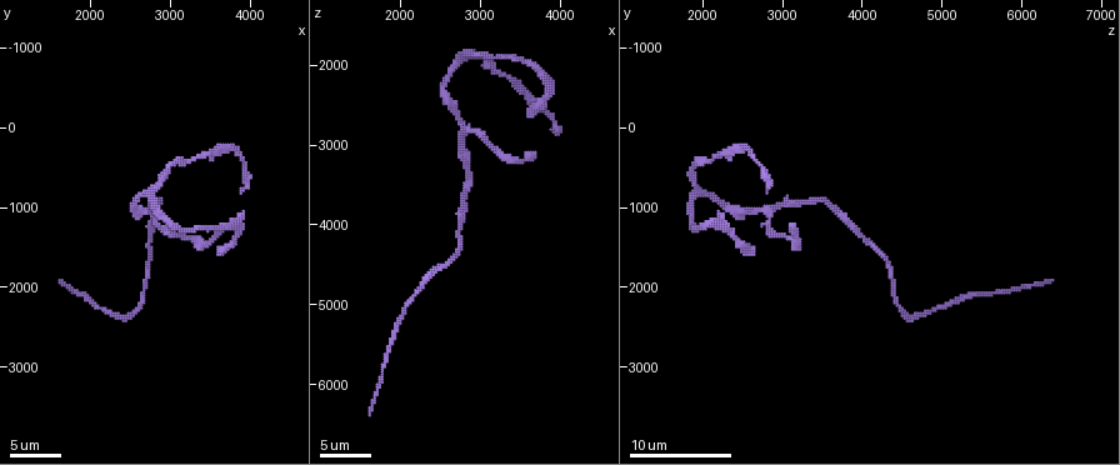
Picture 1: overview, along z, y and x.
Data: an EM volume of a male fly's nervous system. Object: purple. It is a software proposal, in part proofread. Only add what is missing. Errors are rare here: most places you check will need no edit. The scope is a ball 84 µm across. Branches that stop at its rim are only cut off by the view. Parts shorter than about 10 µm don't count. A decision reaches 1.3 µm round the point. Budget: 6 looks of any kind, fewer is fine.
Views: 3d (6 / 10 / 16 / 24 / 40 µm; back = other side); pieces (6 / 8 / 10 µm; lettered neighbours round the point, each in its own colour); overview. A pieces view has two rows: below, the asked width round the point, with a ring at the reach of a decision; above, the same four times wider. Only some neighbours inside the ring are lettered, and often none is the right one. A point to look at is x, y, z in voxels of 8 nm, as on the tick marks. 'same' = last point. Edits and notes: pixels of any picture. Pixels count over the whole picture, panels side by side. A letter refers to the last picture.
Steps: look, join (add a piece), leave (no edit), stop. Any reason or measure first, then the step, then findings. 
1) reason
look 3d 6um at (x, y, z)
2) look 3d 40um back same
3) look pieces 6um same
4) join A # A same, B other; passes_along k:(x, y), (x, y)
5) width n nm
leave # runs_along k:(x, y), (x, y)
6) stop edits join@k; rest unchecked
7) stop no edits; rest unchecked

long arm stops here
look pieces 10um at (3600, 1550, 2600)

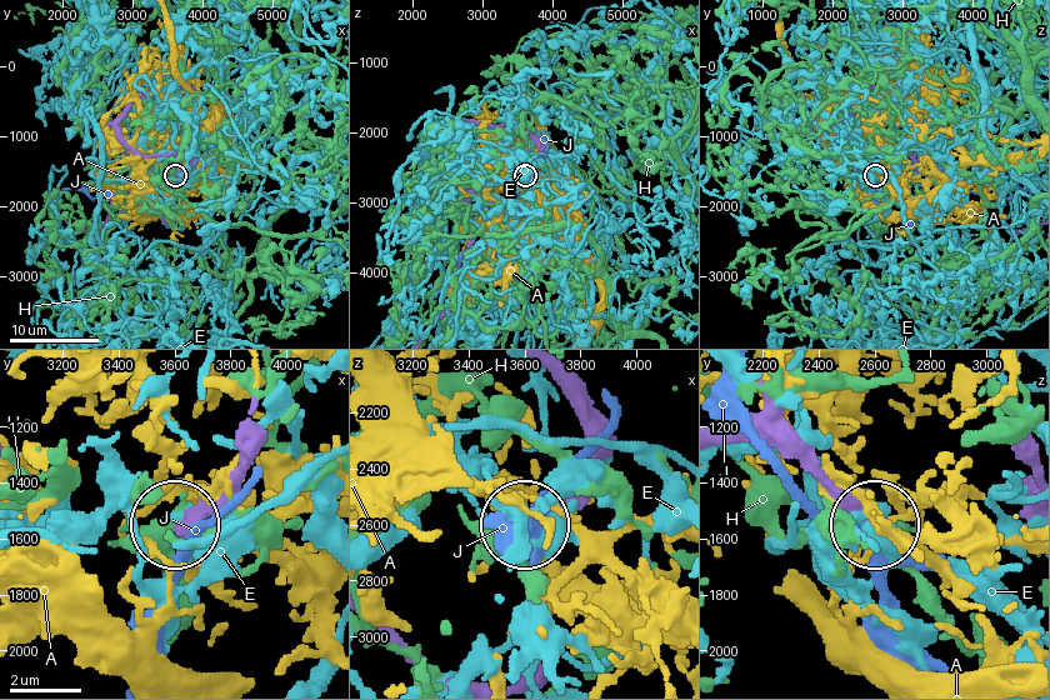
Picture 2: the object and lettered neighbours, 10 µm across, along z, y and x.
width 510 nm
leave # A other, E other, H other, J other; none of them fits

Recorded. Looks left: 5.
end of a long branch
look 3d 6um at (3900, 800, 2800)

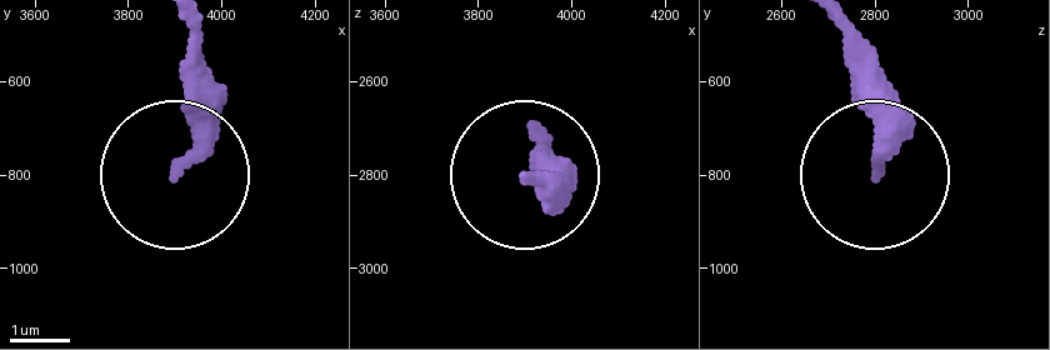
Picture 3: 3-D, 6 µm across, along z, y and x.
see the neighbours
look pieces 6um at (3910, 795, 2805)

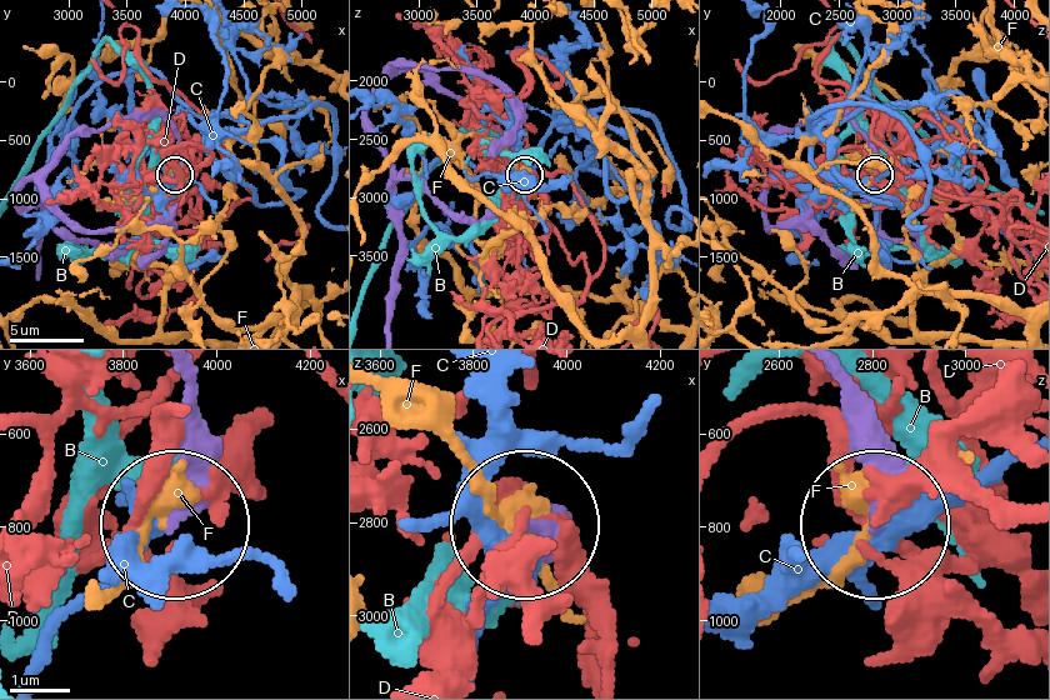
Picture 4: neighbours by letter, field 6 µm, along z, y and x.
leave # B other, C other, D other, F other; runs_along 4:(179, 374), (184, 518); none of them fits

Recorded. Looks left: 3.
an open end
look pieces 6um at (3700, 1250, 3100)

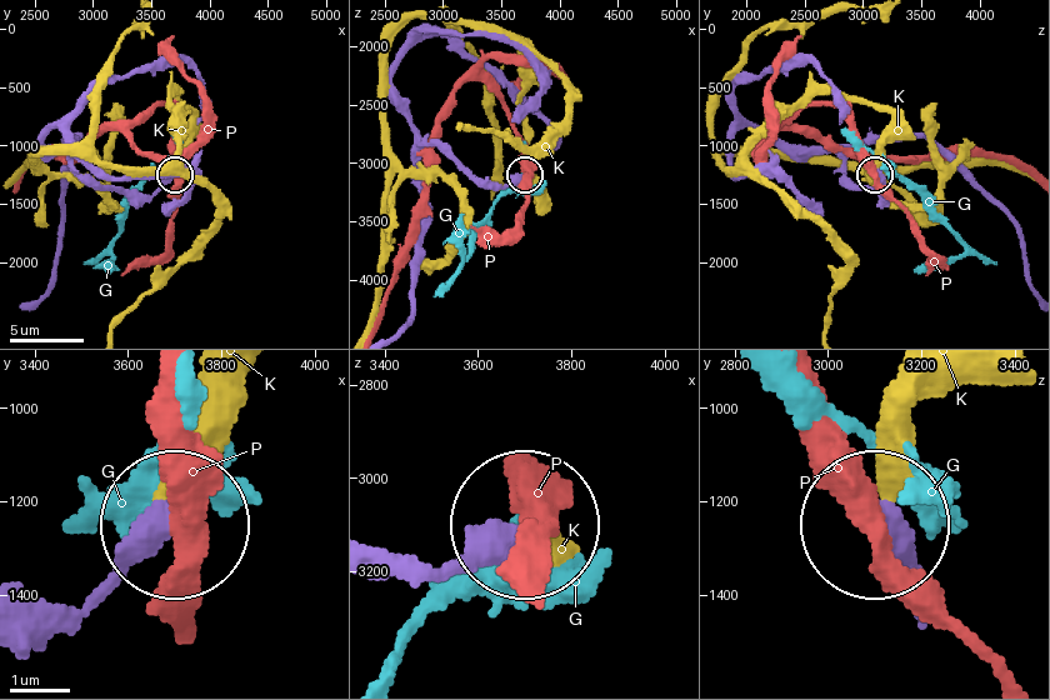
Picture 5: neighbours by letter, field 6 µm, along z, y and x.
leave # G other, K other, P other; runs_along 5:(24, 609), (83, 599), (168, 525); no lettered piece goes on from it

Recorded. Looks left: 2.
stop no edits; rest unchecked

